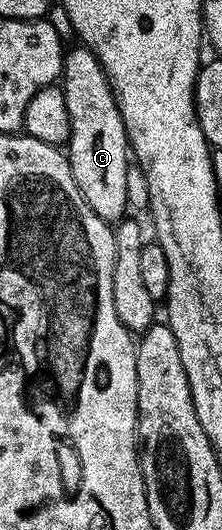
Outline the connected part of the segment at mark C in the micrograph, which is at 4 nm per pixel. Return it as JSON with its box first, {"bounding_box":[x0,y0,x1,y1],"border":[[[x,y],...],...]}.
{"bounding_box":[63,47,131,222],"border":[[[76,47],[66,51],[63,69],[63,91],[71,122],[67,145],[71,174],[91,210],[95,210],[99,218],[117,222],[126,215],[127,170],[131,163],[129,139],[101,63],[91,49]]]}

